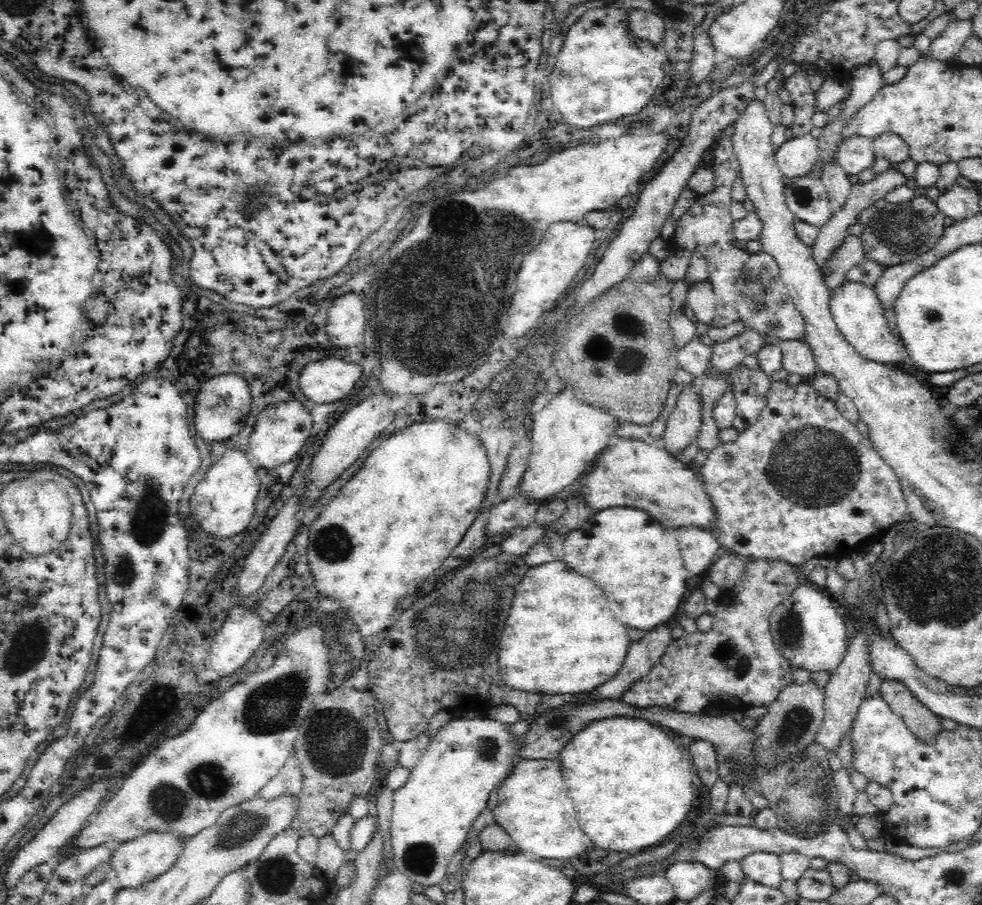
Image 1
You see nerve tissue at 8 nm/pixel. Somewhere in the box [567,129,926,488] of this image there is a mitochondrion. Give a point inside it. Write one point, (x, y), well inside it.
(630, 359)

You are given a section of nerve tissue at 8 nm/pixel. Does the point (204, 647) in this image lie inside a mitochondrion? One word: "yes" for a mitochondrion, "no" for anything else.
no

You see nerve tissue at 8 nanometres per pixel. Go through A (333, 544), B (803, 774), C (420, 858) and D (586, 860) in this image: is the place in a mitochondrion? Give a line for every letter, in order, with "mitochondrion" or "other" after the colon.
A: mitochondrion
B: mitochondrion
C: mitochondrion
D: other

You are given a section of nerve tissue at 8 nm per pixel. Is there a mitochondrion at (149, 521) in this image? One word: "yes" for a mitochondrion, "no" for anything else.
yes

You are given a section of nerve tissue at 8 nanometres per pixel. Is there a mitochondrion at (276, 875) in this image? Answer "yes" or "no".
yes

